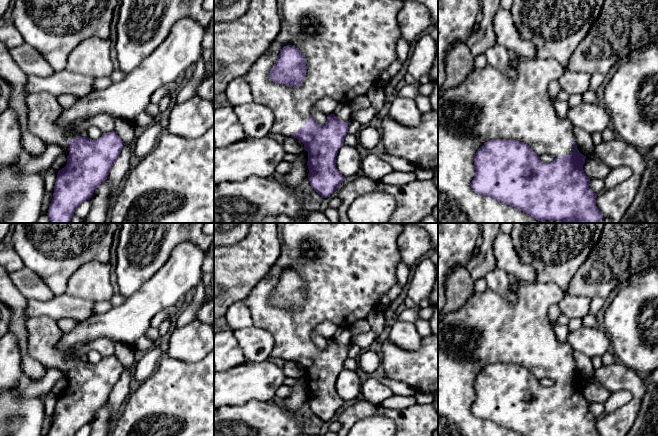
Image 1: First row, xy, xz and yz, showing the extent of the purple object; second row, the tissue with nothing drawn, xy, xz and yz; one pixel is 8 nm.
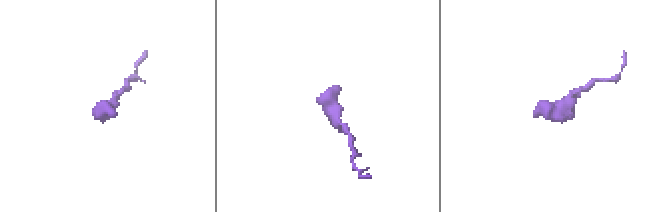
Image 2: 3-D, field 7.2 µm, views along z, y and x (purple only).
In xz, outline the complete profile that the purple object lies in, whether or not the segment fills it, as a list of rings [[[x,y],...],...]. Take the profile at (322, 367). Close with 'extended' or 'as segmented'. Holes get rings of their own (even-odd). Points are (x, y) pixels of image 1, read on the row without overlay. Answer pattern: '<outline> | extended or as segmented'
[[[277,223],[278,233],[282,238],[280,242],[280,255],[269,273],[253,288],[249,295],[243,300],[251,311],[253,325],[267,330],[274,338],[274,347],[270,358],[281,358],[292,360],[301,364],[304,374],[308,376],[308,402],[312,412],[323,422],[329,421],[345,401],[336,392],[336,380],[338,374],[344,369],[344,362],[348,358],[349,345],[341,346],[334,338],[327,340],[327,346],[321,350],[310,338],[310,333],[321,322],[328,320],[339,328],[348,328],[358,320],[366,319],[374,307],[378,307],[380,298],[387,295],[389,290],[397,283],[396,267],[400,262],[400,255],[397,247],[397,239],[403,230],[403,226],[398,223]]] | extended

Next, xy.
[[[49,317],[28,318],[26,330],[30,356],[40,361],[45,368],[57,368],[67,379],[66,390],[58,395],[48,436],[75,436],[81,427],[90,424],[94,414],[107,403],[124,367],[115,355],[103,357],[99,363],[92,364],[76,356],[75,349],[59,350],[57,345],[62,339],[63,332],[57,321]]] | extended

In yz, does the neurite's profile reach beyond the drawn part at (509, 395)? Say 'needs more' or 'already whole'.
needs more

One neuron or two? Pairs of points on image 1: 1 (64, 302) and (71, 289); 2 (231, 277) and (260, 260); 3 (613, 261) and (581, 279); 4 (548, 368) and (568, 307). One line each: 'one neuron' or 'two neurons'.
1: two neurons
2: one neuron
3: one neuron
4: two neurons

